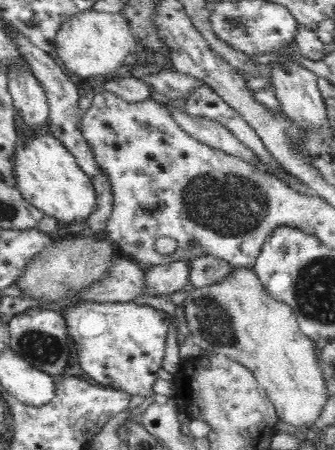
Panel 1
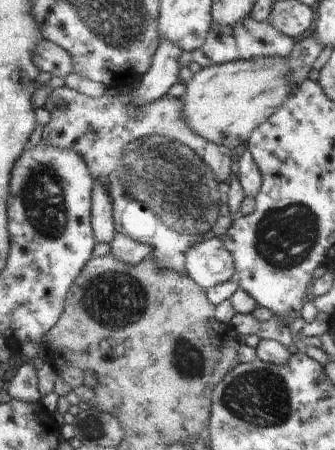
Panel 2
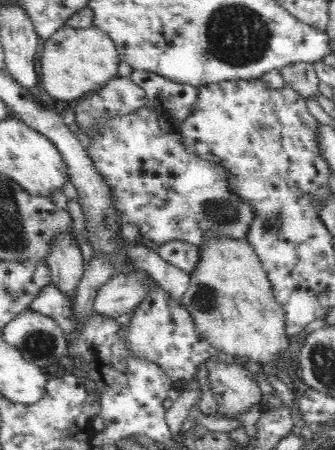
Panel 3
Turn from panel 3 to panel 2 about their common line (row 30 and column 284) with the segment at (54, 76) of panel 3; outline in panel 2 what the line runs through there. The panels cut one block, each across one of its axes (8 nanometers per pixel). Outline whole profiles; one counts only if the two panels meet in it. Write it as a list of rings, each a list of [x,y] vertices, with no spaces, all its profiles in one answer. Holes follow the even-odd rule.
[[[283,56],[209,66],[185,82],[187,90],[181,98],[187,104],[185,118],[197,134],[233,150],[239,144],[249,142],[253,132],[291,100],[297,88],[291,76],[291,58]]]

